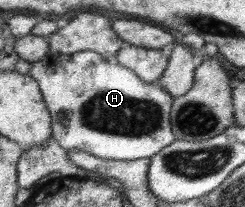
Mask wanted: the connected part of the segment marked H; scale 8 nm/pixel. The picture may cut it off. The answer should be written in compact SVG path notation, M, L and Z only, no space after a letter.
M79 51L70 55L48 53L40 61L32 62L28 75L38 83L51 117L52 137L68 151L88 151L100 159L133 161L150 158L162 148L176 141L170 126L174 96L166 92L158 81L144 82L132 69L117 61L104 59L98 52Z

